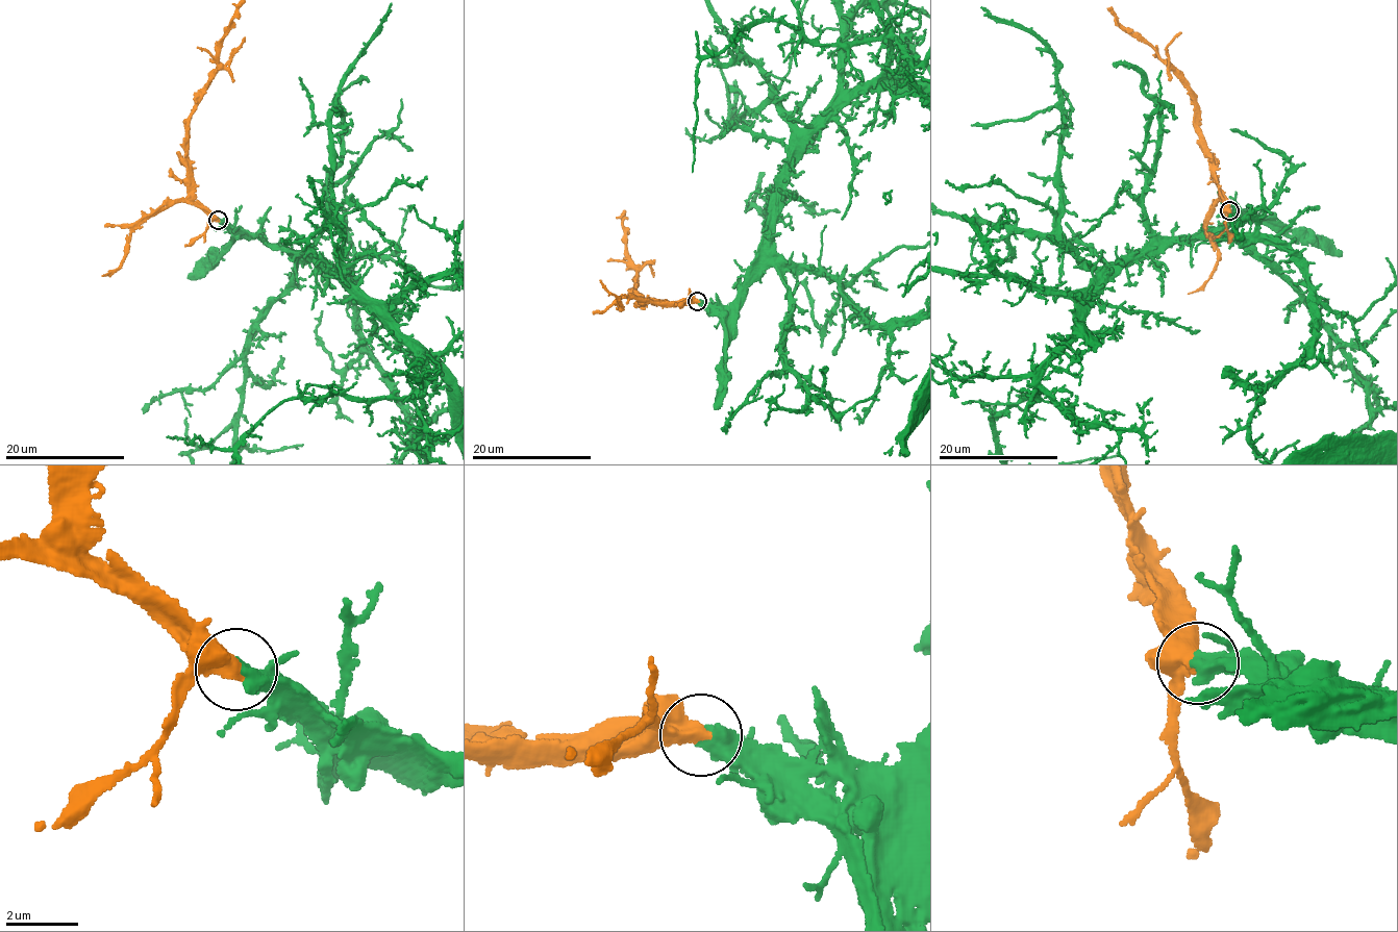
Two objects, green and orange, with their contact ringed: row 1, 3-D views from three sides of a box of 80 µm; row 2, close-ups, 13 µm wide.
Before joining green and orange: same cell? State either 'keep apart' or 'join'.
join

